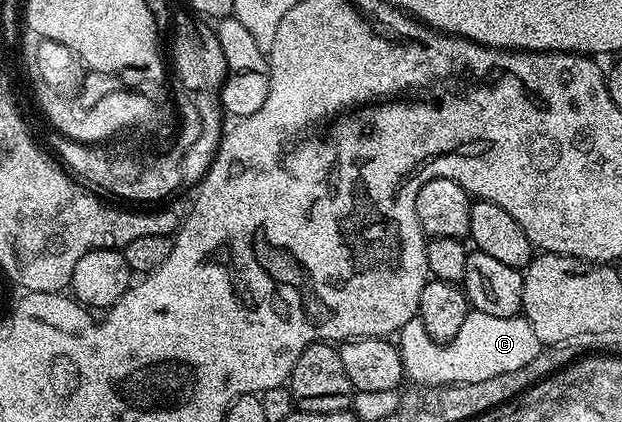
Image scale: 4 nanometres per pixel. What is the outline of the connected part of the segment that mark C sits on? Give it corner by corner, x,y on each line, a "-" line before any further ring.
470,311
463,318
463,326
459,326
459,334
447,341
433,340
427,333
423,322
414,318
401,327
399,347
406,377
417,386
440,386
443,384
462,384
463,382
483,382
483,378
491,378
495,374
507,374
507,370
519,370
519,366
527,366
535,354
539,354
543,345
535,338
535,330
531,330
531,322
524,315
511,318
494,318
492,314

